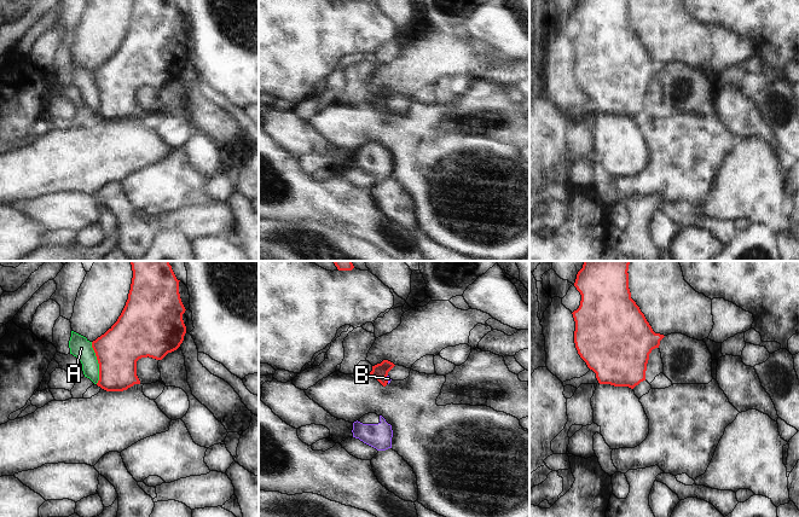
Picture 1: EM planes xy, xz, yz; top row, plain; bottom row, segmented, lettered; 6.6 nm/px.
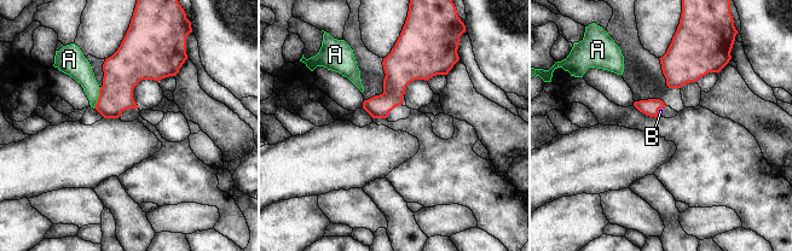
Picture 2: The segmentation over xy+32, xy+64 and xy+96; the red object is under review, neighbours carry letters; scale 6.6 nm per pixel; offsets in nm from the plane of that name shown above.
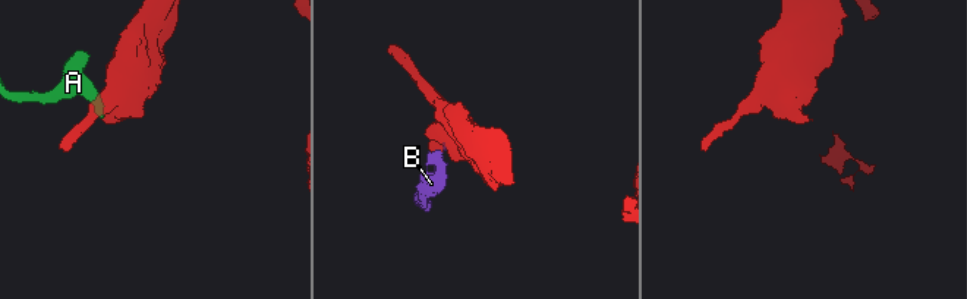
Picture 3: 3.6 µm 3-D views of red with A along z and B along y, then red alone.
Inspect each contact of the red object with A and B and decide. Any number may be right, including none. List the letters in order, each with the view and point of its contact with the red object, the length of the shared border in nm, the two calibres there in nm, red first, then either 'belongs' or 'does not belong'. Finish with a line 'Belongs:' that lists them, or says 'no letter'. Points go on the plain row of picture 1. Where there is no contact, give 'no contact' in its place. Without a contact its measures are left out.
A: contact xy (98, 92); length 280 nm; calibres 300 and 140 nm; does not belong
B: contact xz (386, 108); length 60 nm; calibres 110 and 30 nm; belongs
Belongs: B

